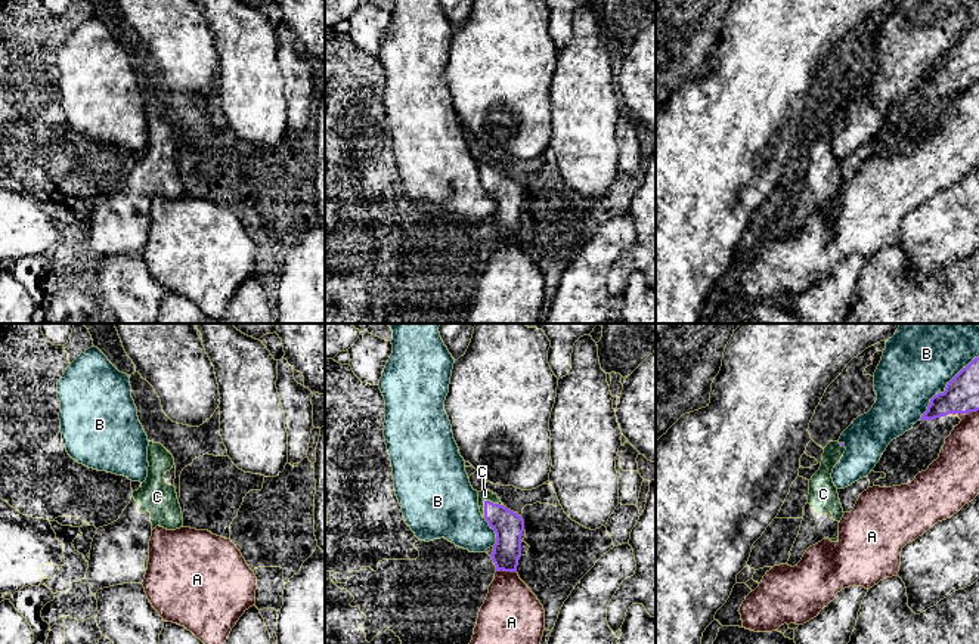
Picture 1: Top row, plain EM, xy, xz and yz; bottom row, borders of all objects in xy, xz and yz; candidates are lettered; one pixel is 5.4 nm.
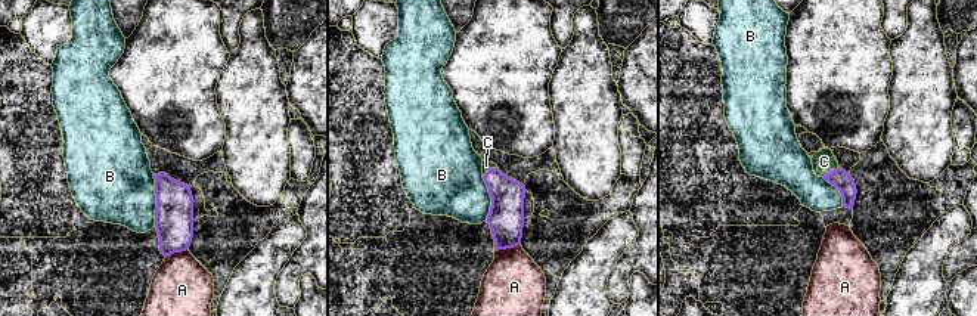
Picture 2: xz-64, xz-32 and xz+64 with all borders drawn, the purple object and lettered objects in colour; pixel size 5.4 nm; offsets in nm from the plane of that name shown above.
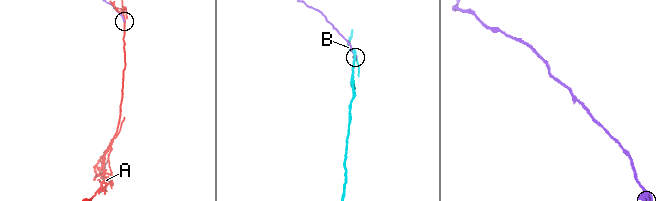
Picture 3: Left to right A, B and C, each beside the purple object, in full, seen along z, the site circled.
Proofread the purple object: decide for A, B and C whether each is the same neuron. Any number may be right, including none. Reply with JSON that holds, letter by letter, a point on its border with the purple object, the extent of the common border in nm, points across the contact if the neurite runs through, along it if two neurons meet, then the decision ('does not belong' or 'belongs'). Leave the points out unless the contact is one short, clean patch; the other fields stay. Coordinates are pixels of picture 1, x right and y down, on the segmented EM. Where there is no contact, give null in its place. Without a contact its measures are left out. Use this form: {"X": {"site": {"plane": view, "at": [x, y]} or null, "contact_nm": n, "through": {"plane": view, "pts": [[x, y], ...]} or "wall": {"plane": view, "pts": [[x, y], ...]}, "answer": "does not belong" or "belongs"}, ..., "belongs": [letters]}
{"A": {"site": {"plane": "yz", "at": [962, 412]}, "contact_nm": 180, "answer": "does not belong"}, "B": {"site": {"plane": "yz", "at": [945, 389]}, "contact_nm": 480, "answer": "does not belong"}, "C": {"site": {"plane": "xz", "at": [486, 501]}, "contact_nm": 130, "through": {"plane": "xz", "pts": [[508, 526], [486, 501], [485, 495]]}, "answer": "belongs"}, "belongs": ["C"]}

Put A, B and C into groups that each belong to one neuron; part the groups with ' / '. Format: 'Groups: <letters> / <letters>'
Groups: A / B / C

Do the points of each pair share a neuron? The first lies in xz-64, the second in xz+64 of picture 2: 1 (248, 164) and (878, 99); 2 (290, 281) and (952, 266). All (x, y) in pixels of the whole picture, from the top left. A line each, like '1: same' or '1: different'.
1: different
2: same

